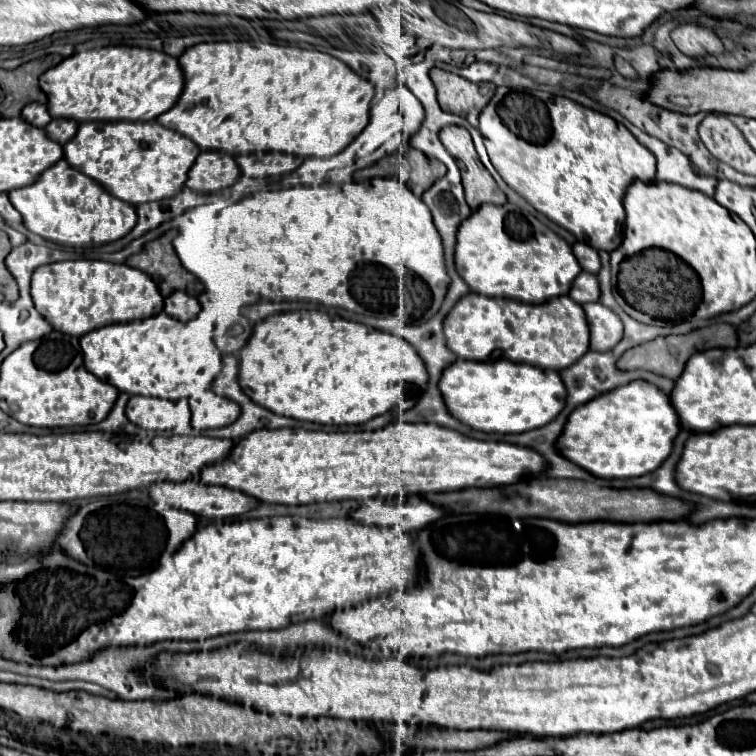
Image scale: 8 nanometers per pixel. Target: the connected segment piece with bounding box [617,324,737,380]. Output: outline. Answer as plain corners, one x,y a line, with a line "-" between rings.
713,324
713,326
707,326
707,328
699,328
695,332
689,332
689,334
683,334
683,336
665,336
665,338
655,338
651,342
645,342
641,346
635,346
631,350
627,350
619,362
617,362
617,368
619,370
647,370
647,372
655,372
659,376
665,376
665,378
671,378
671,380
677,380
679,374
683,372
683,366
685,362
697,354
697,352
703,352
703,350
709,350
709,348
735,348
737,346
737,336
735,336
735,328
729,326
729,324

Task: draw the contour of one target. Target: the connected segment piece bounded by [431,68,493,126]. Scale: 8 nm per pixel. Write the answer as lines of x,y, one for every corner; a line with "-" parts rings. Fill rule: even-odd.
439,68
431,70
431,80
437,88
439,106
443,106
443,110
451,114
463,116
471,126
477,126
479,112
489,104
493,90
483,94
479,84
473,84
453,72
445,72

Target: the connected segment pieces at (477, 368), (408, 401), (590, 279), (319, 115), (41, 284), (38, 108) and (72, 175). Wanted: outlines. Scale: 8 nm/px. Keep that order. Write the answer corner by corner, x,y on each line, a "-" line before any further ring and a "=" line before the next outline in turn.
457,360
443,370
439,392
443,394
443,402
453,418
481,432
513,434
541,428
565,406
565,386
559,372
539,370
535,366
517,364
511,360
=
297,310
297,312
283,312
283,314
275,314
271,318
265,318
263,322
259,322
253,332
251,338
247,340
247,346
243,346
241,354
239,354
239,384
243,388
243,392
259,406
279,414
279,416
287,416
287,418
295,418
295,420
307,420
307,422
319,422
319,424
361,424
367,422
379,414
389,412
393,406
399,406
401,410
411,410
411,406
415,406
417,396
421,390
425,390
427,386
427,370
423,360
417,356
415,348
405,342
399,336
369,328
365,324
359,322
351,322
345,318
337,318
337,316
329,316
325,312
319,310
=
581,272
571,290
569,290
569,296
579,302
579,304
585,304
585,302
597,302
599,300
599,282
597,282
597,276
595,274
589,274
589,272
=
237,40
203,42
187,48
179,56
185,86
177,104
163,112
157,122
191,138
201,150
221,150
231,156
249,152
285,152
285,154
339,154
353,142
369,122
369,110
375,98
375,88
365,78
359,78
345,62
319,52
297,46
277,46
275,43
=
69,260
39,266
39,270
35,270
35,274
31,276
31,296
35,308
53,326
53,330
71,336
83,336
95,328
115,324
115,322
149,318
163,310
163,296
159,294
159,288
151,280
151,276
143,274
137,268
103,260
=
31,102
23,108
21,112
21,118
27,120
29,124
37,126
37,128
45,128
49,122
51,122
51,116
47,112
47,106
45,104
39,104
39,102
=
59,160
47,168
31,186
11,190
9,200
23,216
27,230
39,234
45,240
61,242
67,246
89,248
115,242
123,238
137,222
135,206
107,194
99,182
71,168
65,160

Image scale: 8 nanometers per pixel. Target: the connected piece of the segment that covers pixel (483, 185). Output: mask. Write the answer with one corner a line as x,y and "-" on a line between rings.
447,126
441,130
441,142
445,150
455,158
461,168
463,188
467,204
477,210
481,204
505,204
507,196
499,190
493,176
481,164
471,134
461,126

